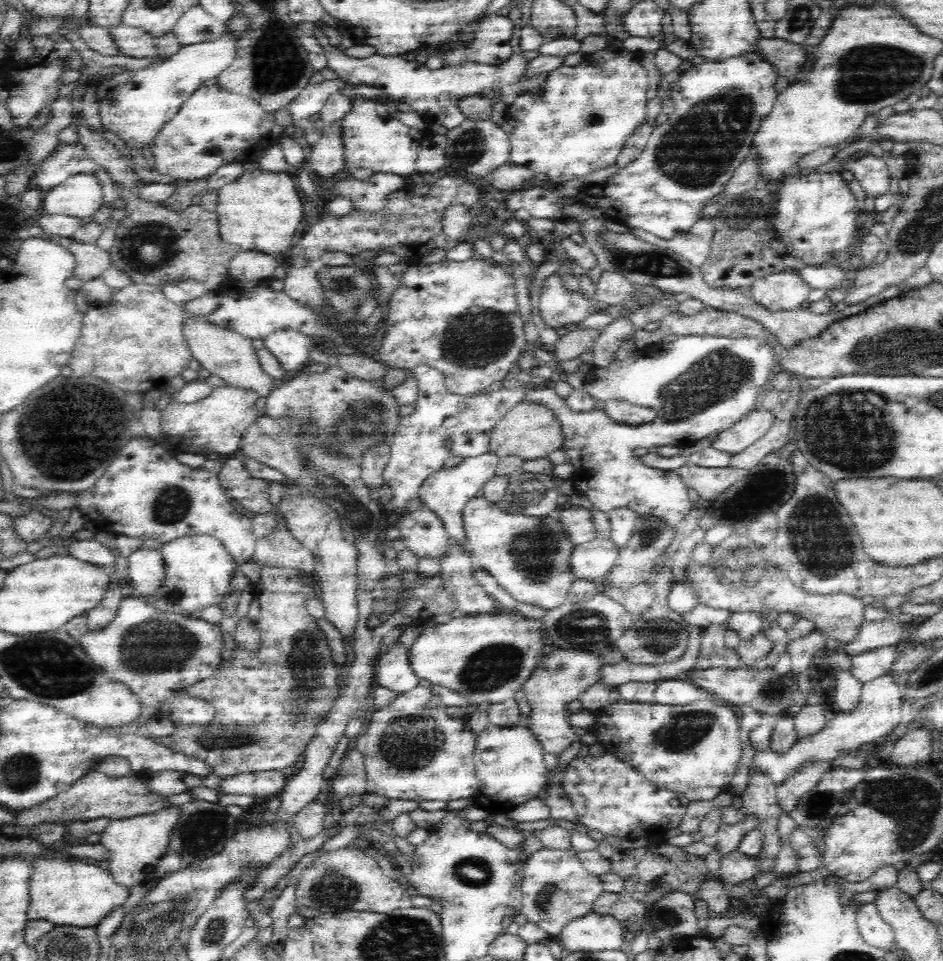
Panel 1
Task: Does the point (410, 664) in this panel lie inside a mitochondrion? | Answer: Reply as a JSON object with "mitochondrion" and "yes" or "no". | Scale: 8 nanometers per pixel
{"mitochondrion":"no"}

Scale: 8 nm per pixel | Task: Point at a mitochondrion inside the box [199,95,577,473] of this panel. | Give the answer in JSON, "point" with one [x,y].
{"point":[477,340]}

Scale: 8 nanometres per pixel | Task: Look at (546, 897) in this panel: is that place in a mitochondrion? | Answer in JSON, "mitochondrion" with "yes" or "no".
{"mitochondrion":"yes"}

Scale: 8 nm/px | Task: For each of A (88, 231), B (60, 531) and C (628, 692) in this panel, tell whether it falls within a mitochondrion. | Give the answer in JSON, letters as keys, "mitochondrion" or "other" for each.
{"A":"other","B":"other","C":"other"}

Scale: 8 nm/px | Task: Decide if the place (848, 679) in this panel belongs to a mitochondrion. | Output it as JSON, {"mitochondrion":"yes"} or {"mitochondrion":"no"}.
{"mitochondrion":"no"}

